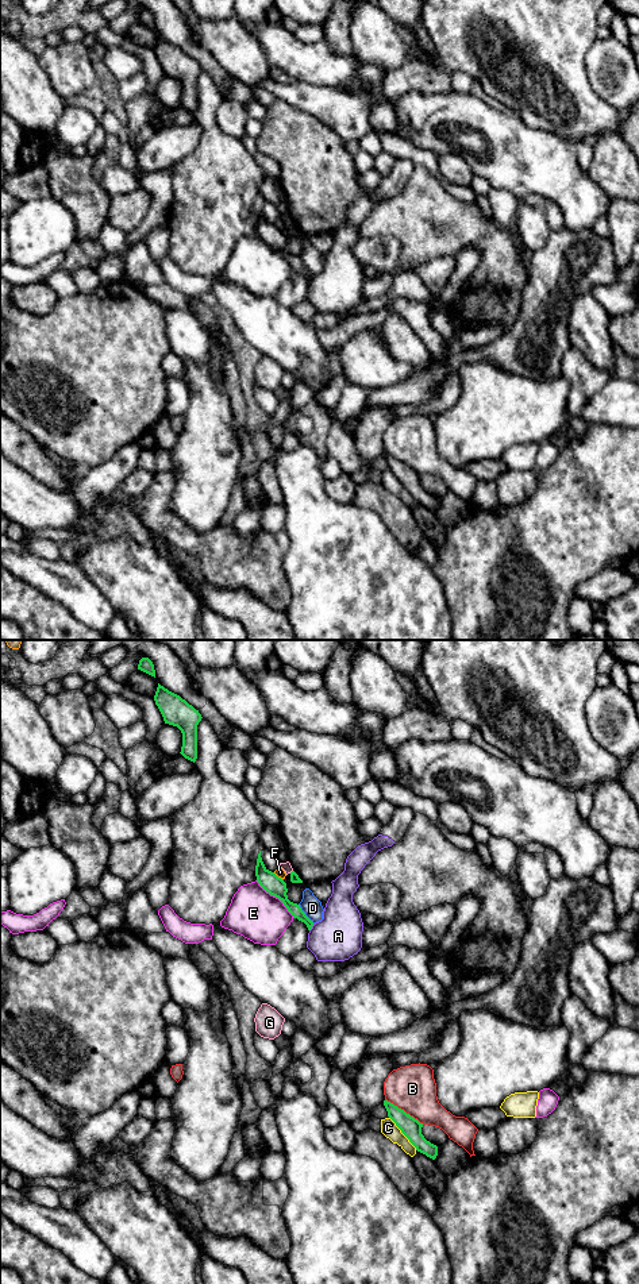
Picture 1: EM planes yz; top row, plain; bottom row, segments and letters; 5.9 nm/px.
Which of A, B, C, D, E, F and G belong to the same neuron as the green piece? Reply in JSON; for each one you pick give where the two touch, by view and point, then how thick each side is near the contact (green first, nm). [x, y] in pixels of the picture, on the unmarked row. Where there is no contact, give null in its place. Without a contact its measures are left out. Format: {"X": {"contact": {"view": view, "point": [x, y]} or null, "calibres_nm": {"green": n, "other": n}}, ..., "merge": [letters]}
{"merge": []}

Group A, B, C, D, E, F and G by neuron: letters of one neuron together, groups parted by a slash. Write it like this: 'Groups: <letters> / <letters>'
Groups: A / B / C / D / E / F / G

